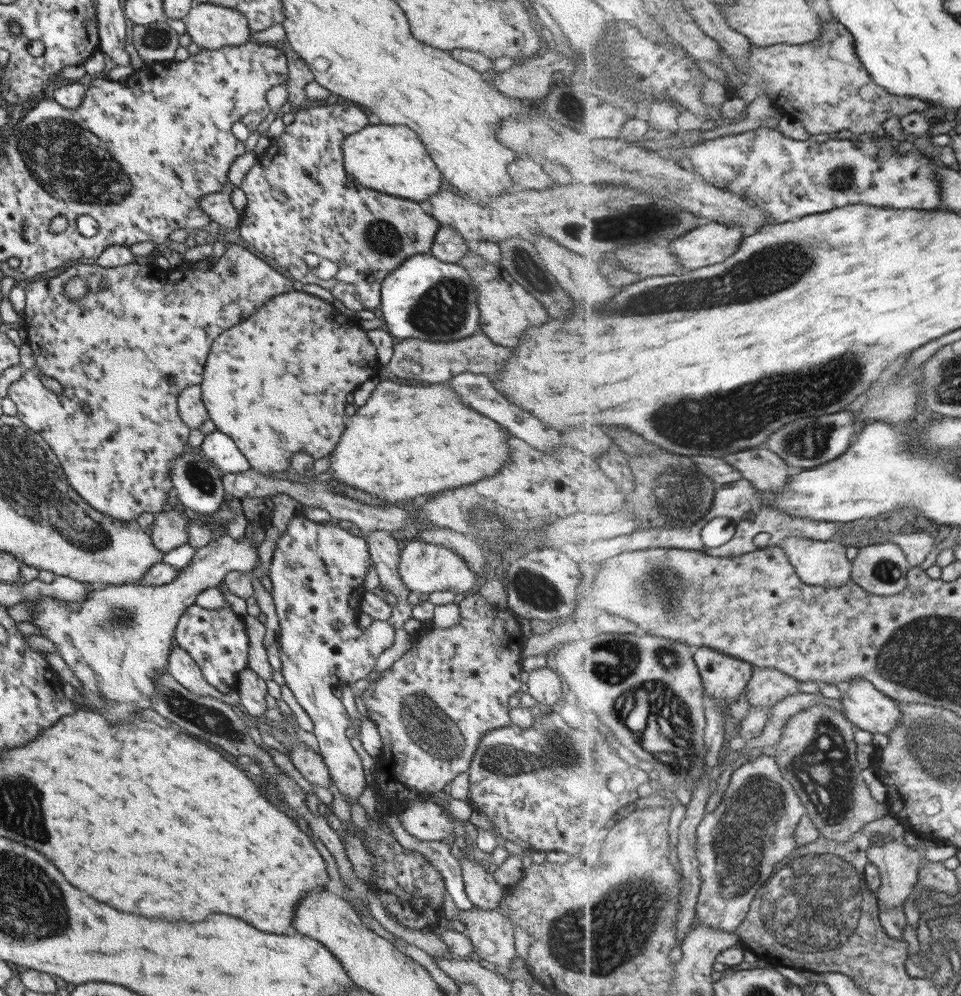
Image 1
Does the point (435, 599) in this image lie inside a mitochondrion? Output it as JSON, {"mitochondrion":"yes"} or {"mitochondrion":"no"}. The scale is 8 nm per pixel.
{"mitochondrion":"no"}

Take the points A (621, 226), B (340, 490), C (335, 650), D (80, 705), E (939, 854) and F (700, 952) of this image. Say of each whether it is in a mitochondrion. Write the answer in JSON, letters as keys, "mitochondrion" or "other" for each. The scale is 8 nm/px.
{"A":"mitochondrion","B":"other","C":"other","D":"other","E":"other","F":"other"}

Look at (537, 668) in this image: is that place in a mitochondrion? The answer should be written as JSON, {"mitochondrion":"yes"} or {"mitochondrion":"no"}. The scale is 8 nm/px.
{"mitochondrion":"no"}

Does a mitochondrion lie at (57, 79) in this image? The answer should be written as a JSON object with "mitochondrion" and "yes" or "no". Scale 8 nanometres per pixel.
{"mitochondrion":"no"}

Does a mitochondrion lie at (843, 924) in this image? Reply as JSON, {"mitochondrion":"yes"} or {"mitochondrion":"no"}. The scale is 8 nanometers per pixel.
{"mitochondrion":"yes"}

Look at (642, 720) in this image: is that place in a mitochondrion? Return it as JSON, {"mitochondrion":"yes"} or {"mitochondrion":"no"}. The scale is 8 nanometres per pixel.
{"mitochondrion":"yes"}

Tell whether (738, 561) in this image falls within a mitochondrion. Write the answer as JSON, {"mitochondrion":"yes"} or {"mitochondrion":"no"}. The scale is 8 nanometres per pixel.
{"mitochondrion":"no"}

